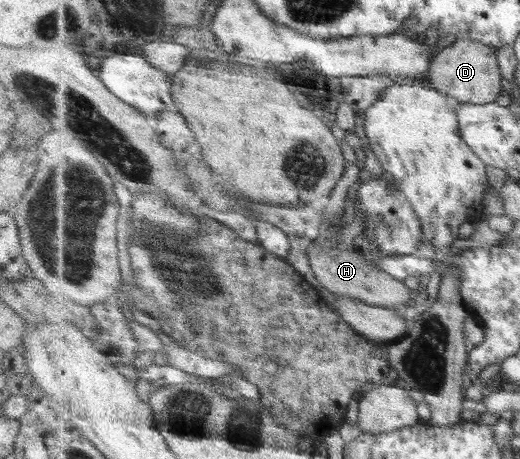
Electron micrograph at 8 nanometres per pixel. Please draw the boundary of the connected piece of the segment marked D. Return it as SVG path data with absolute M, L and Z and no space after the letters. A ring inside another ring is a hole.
M458 39L433 59L429 73L432 87L448 95L454 102L489 104L498 101L504 85L498 49L475 40Z

